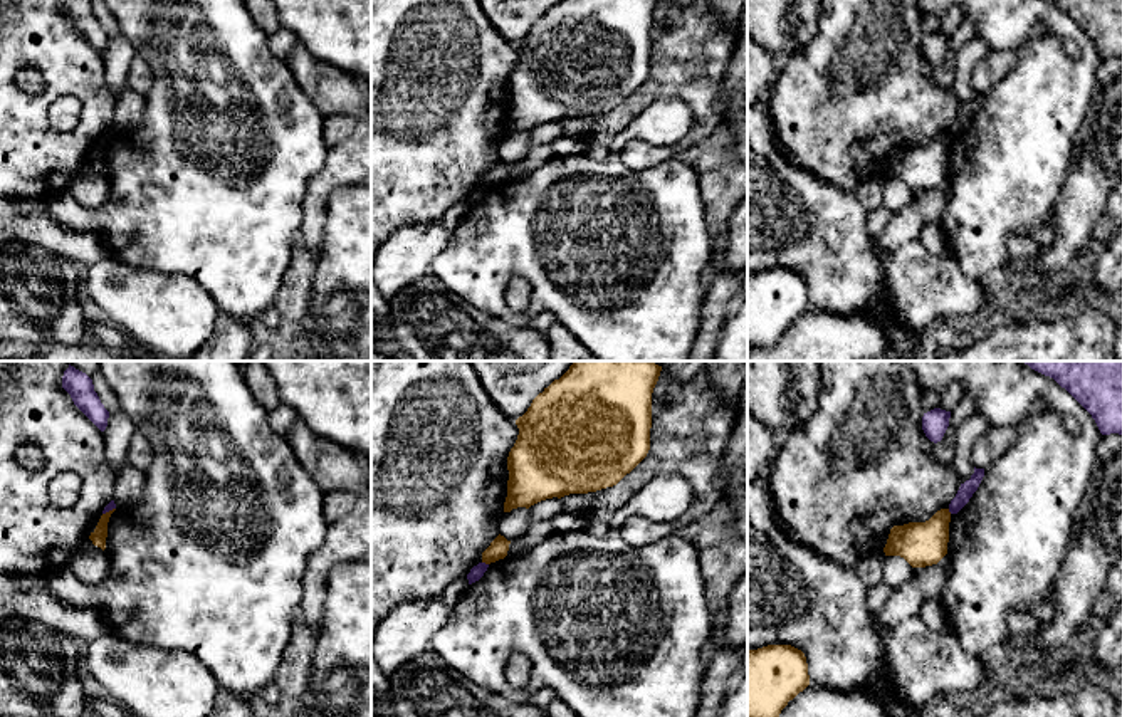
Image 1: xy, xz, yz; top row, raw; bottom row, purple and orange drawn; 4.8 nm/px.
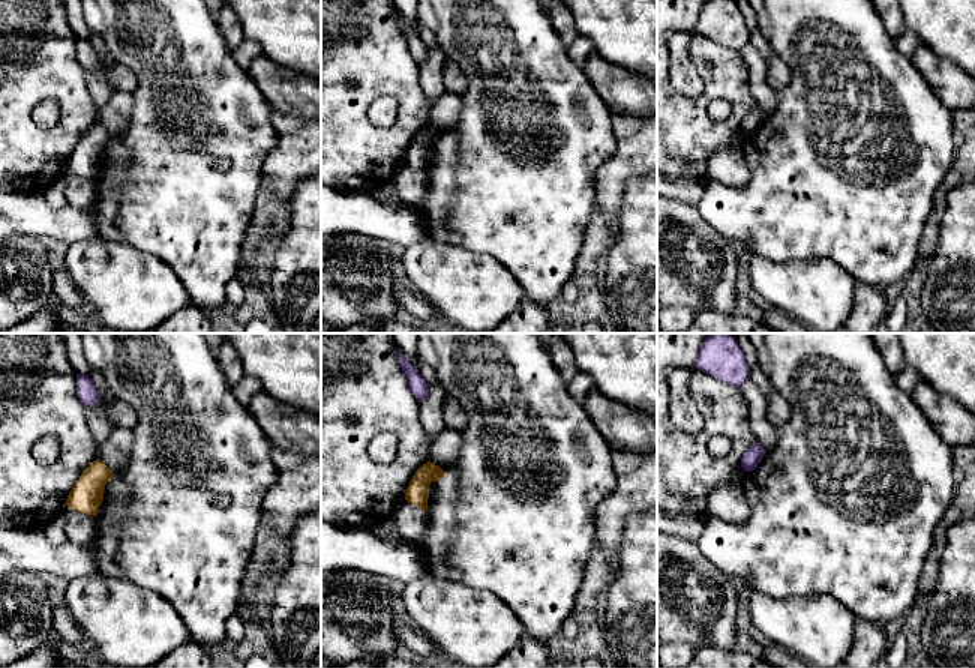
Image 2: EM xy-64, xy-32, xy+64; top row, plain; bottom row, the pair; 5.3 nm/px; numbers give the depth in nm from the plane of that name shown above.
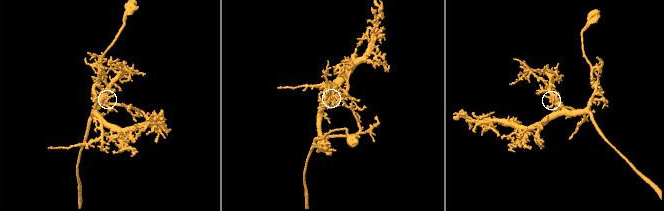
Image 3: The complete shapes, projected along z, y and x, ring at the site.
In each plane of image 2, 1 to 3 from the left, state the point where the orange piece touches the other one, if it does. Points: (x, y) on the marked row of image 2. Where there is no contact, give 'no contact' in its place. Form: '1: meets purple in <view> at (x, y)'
1: no contact
2: no contact
3: no contact

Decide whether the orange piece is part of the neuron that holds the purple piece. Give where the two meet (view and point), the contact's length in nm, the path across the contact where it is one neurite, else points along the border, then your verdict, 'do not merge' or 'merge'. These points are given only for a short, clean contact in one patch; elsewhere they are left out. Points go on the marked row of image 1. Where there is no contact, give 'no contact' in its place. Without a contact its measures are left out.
meets purple in xz at (484, 563); contact 40 nm long; border along xz (482, 561), (487, 565); do not merge

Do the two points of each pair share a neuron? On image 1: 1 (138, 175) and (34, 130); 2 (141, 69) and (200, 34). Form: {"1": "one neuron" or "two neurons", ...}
{"1": "two neurons", "2": "two neurons"}

